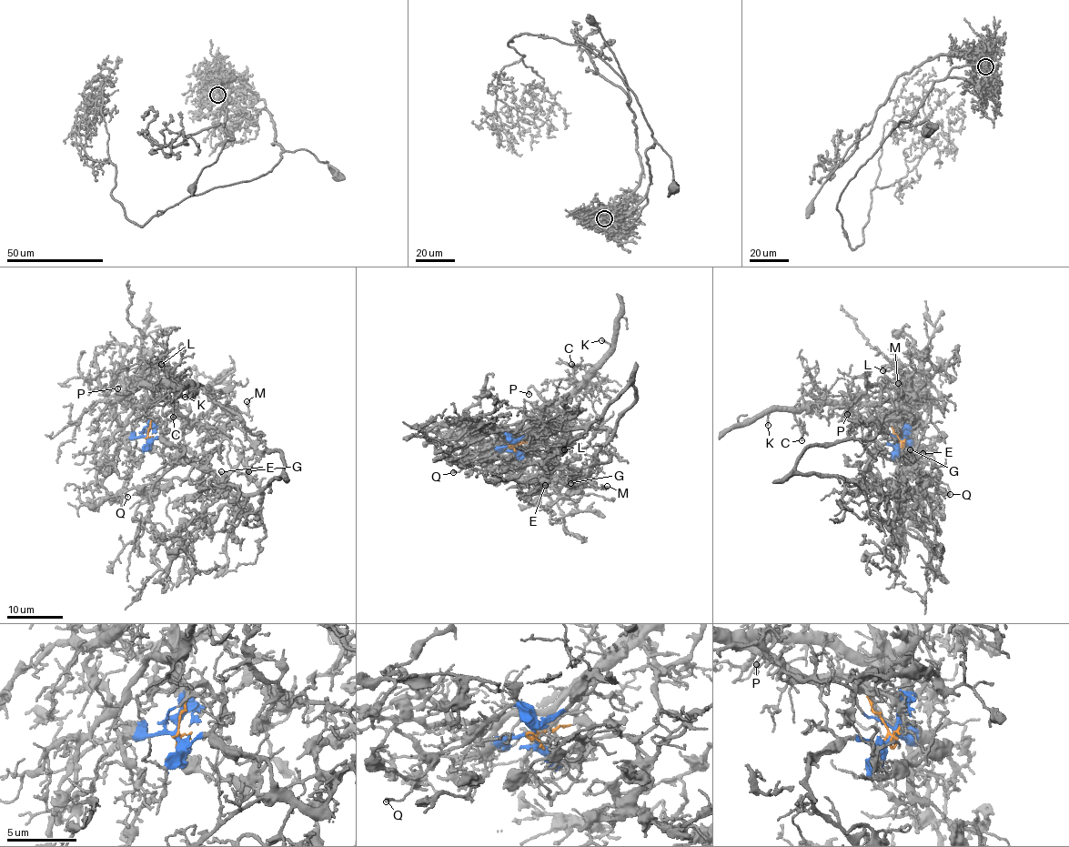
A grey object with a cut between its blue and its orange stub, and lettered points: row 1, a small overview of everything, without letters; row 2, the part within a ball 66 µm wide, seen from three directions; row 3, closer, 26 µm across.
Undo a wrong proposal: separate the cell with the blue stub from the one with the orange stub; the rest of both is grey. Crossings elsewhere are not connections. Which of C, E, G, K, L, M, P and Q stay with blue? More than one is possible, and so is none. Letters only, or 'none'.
E, G, L, M, Q

